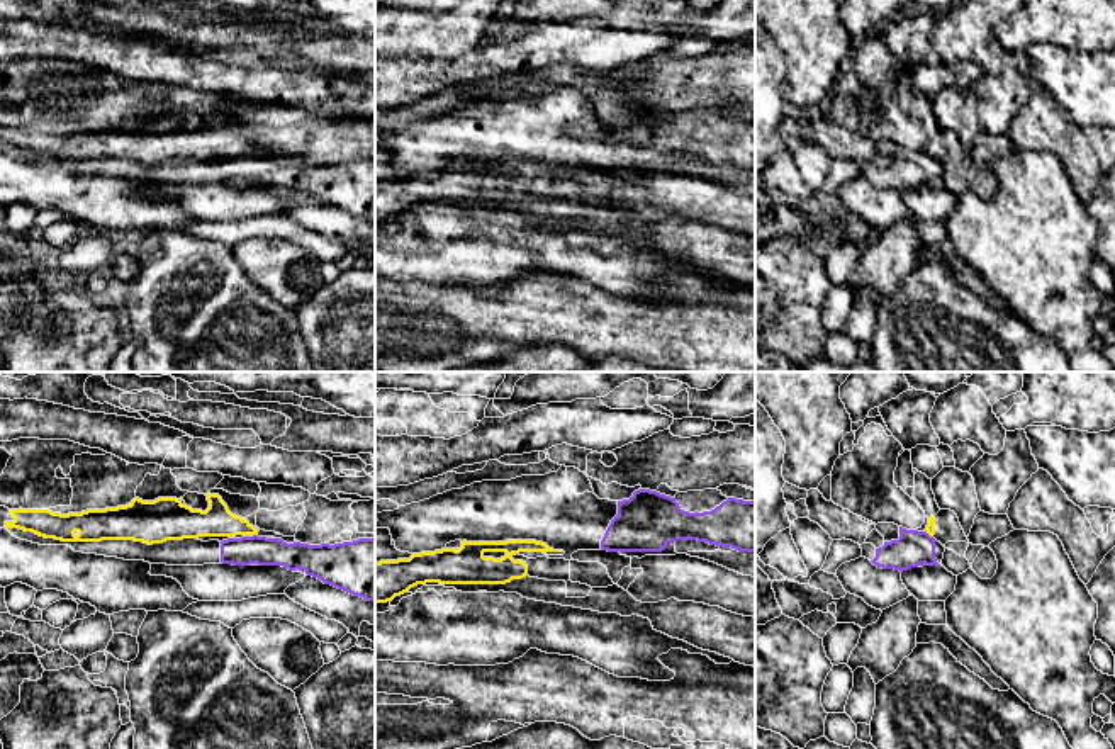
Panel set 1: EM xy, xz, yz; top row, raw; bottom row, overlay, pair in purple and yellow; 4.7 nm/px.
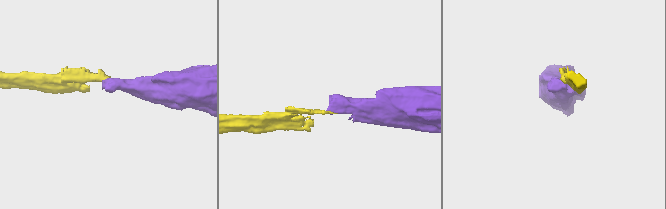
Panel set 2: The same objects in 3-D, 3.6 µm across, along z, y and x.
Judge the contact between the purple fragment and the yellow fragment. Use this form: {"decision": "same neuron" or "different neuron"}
{"decision": "different neuron"}

